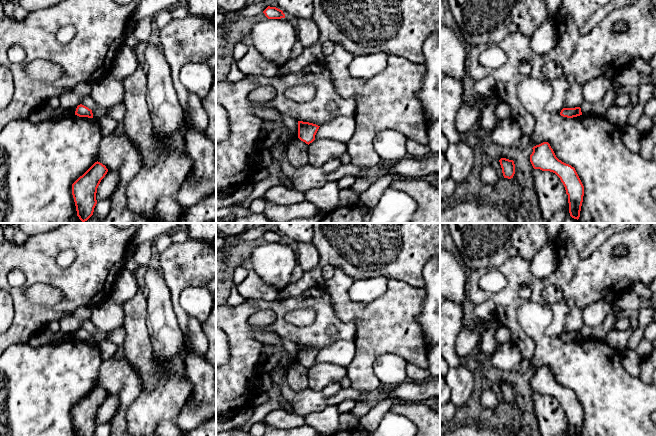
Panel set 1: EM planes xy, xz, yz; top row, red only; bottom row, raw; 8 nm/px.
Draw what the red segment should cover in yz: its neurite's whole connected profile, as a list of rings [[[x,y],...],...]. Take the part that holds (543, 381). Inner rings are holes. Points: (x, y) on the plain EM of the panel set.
[[[548,366],[534,370],[530,386],[534,393],[555,397],[563,407],[568,419],[569,436],[580,436],[584,420],[584,410],[575,394],[559,384]]]

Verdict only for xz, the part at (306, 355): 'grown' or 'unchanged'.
unchanged

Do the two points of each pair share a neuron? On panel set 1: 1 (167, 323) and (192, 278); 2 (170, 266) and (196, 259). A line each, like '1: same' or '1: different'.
1: different
2: same

